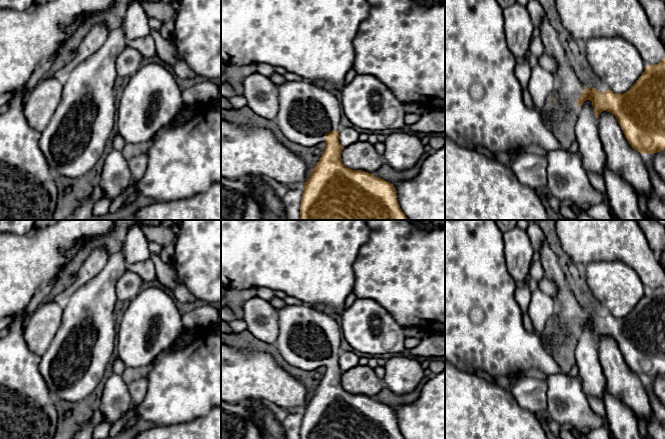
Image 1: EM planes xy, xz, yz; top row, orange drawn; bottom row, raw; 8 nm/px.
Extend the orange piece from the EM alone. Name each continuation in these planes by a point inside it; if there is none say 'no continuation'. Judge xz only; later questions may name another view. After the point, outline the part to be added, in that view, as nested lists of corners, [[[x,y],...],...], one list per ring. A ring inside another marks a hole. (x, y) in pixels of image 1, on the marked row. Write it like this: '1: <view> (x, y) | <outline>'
1: xz (307, 112) | [[[285,81],[278,85],[279,111],[275,119],[289,140],[313,147],[325,143],[325,135],[341,130],[343,114],[339,98],[309,81]]]

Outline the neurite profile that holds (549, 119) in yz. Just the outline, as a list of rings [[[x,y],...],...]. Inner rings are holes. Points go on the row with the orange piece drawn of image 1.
[[[551,97],[545,104],[546,111],[544,113],[541,111],[541,109],[537,110],[539,112],[543,125],[551,131],[555,126],[559,124],[559,119],[554,110],[554,106],[555,104]]]

